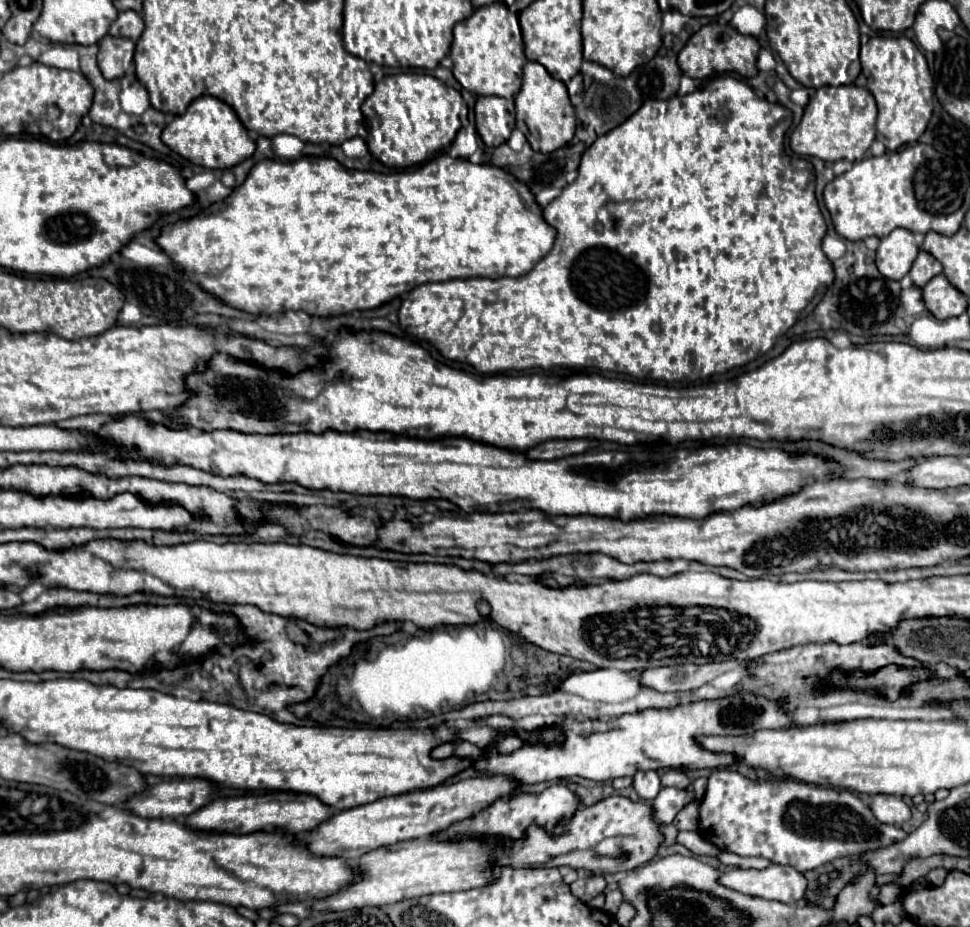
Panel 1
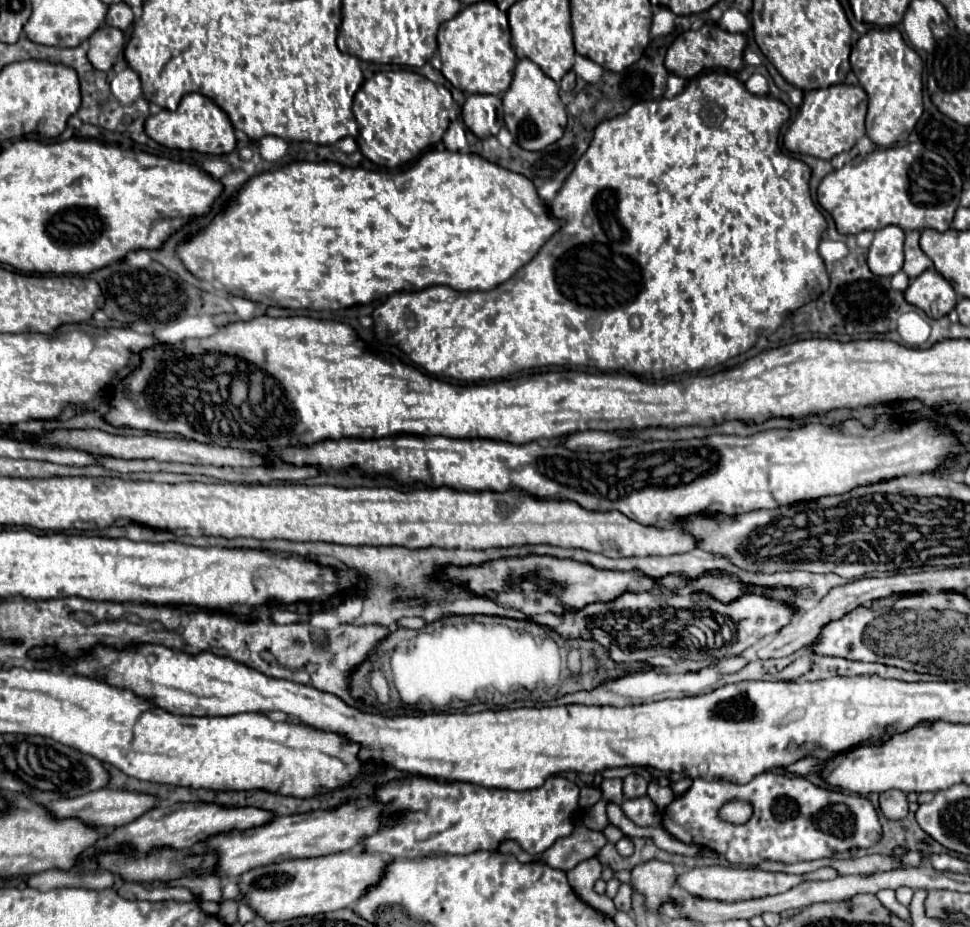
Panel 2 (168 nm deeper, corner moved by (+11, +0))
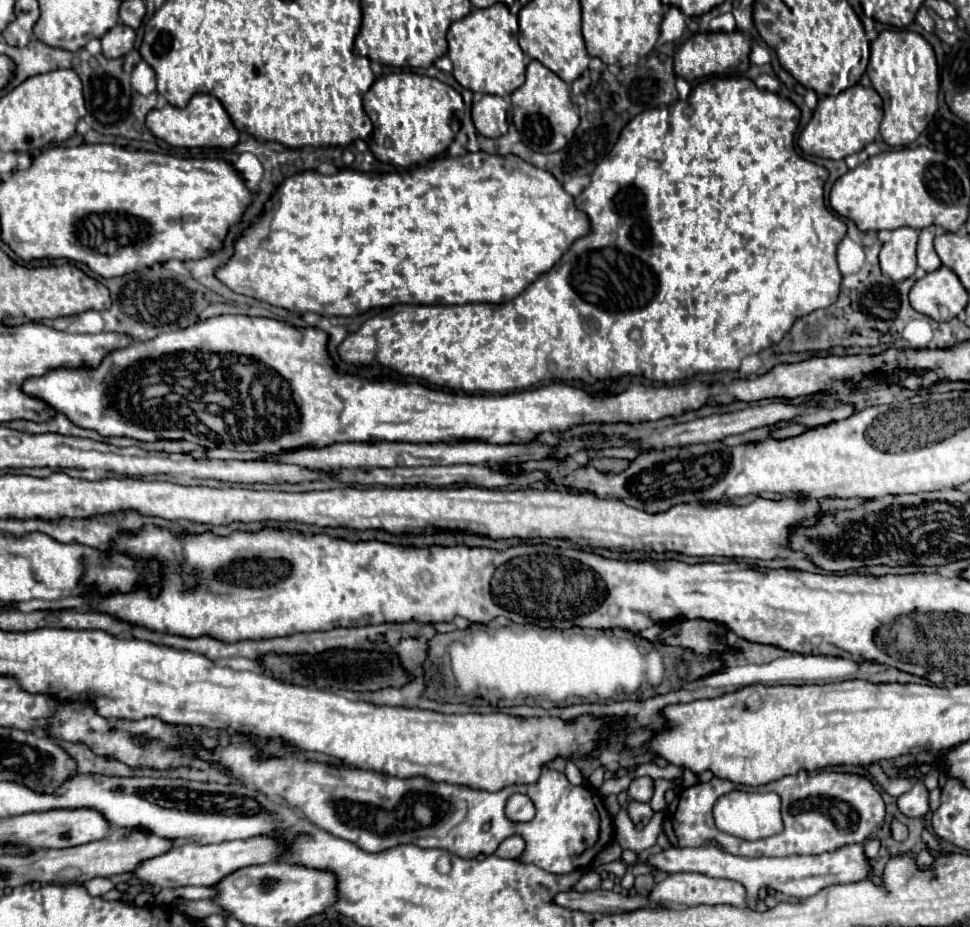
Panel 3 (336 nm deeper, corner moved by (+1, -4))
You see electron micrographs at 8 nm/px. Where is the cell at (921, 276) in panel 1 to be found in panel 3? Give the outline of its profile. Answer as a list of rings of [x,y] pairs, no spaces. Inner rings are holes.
[[[926,227],[920,231],[920,239],[918,239],[918,265],[928,273],[928,271],[936,271],[942,261],[934,251],[934,237],[938,233],[938,227]]]

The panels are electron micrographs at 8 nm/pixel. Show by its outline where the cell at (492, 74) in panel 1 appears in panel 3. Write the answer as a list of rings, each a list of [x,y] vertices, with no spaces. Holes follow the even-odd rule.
[[[504,3],[474,9],[464,19],[454,21],[446,35],[447,56],[454,65],[454,79],[470,91],[500,97],[512,95],[512,91],[524,83],[526,71],[526,55],[518,45],[518,33],[518,17]]]

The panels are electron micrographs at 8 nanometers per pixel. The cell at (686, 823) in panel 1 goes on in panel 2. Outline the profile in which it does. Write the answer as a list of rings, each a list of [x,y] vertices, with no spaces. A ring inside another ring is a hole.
[[[650,783],[650,785],[648,785],[648,797],[656,803],[656,807],[658,807],[660,813],[662,813],[662,811],[672,803],[672,799],[674,799],[672,791],[670,791],[668,787],[660,787],[658,783]]]

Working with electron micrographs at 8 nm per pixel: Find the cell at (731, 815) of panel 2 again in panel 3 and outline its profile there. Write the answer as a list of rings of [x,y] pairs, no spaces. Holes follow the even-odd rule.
[[[748,791],[726,793],[714,803],[714,821],[720,831],[748,841],[764,839],[784,829],[780,815],[780,797],[776,793],[748,793]]]

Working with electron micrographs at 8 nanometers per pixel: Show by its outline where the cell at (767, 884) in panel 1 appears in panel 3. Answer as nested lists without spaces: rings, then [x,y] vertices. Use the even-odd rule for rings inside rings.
[[[672,873],[656,883],[648,895],[654,905],[734,905],[742,907],[746,891],[740,883],[730,879],[712,879],[700,873]]]

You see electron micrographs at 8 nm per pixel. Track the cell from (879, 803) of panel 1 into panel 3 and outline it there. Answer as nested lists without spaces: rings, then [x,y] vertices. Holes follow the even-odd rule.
[[[916,781],[914,787],[898,797],[898,807],[908,817],[924,817],[928,813],[928,789],[922,781]]]

